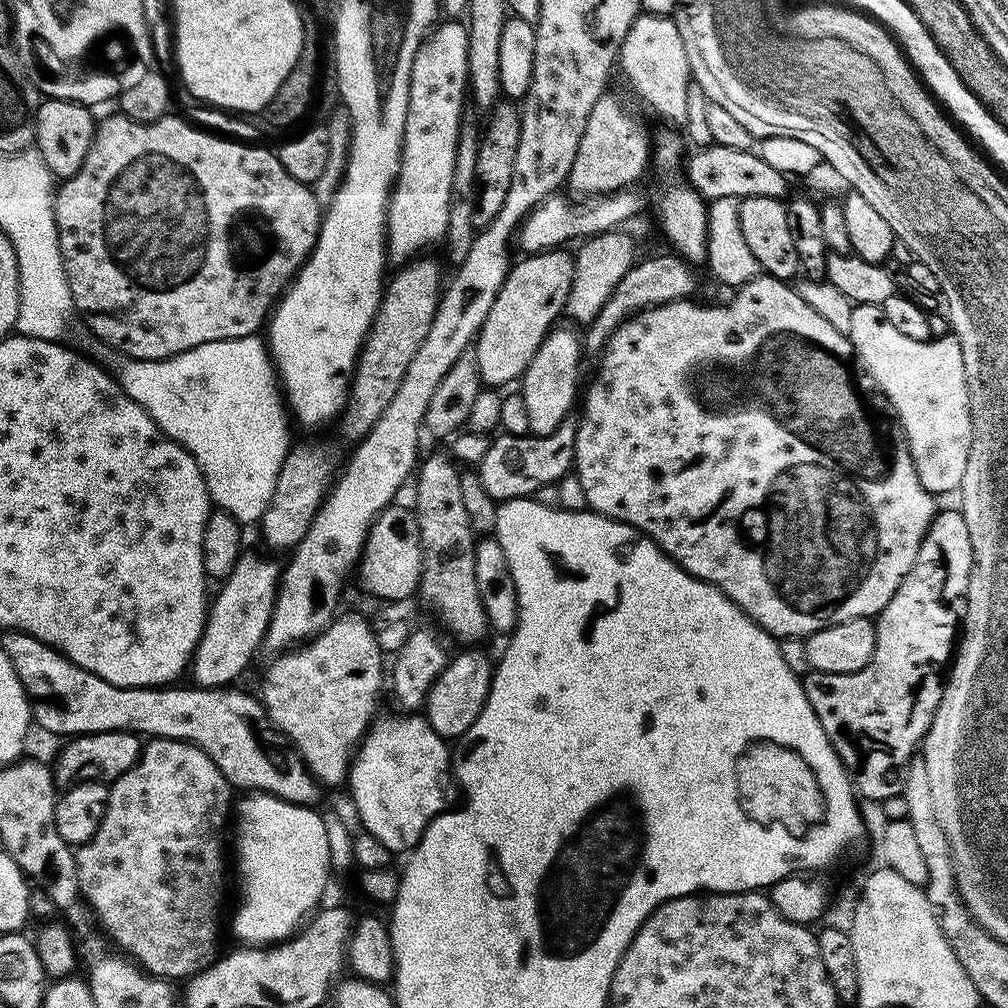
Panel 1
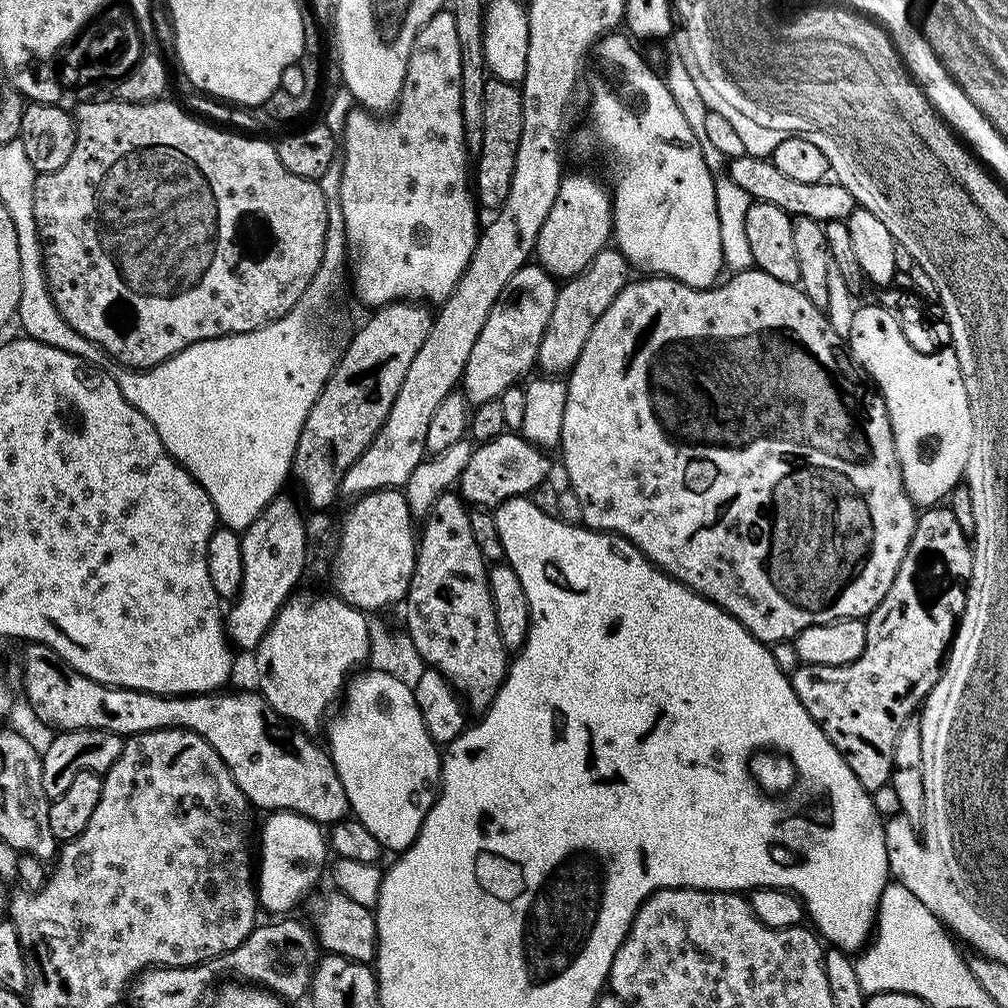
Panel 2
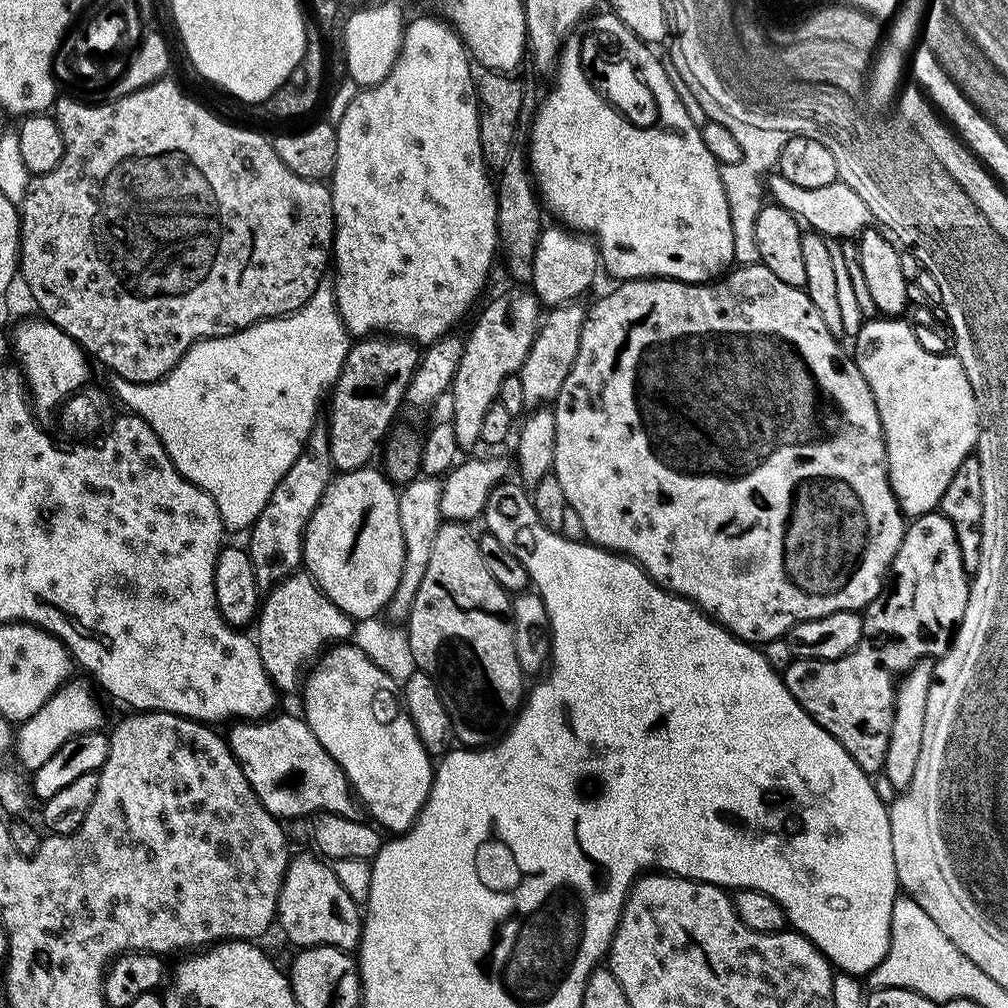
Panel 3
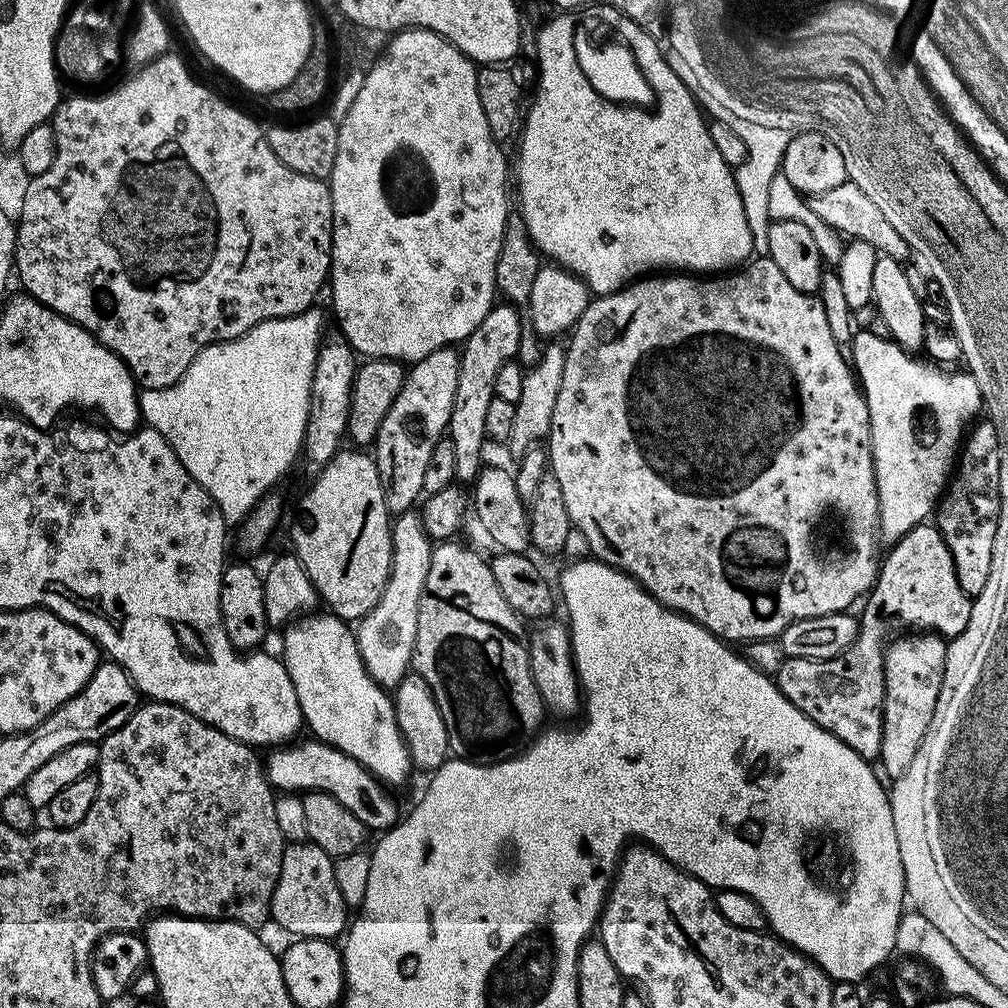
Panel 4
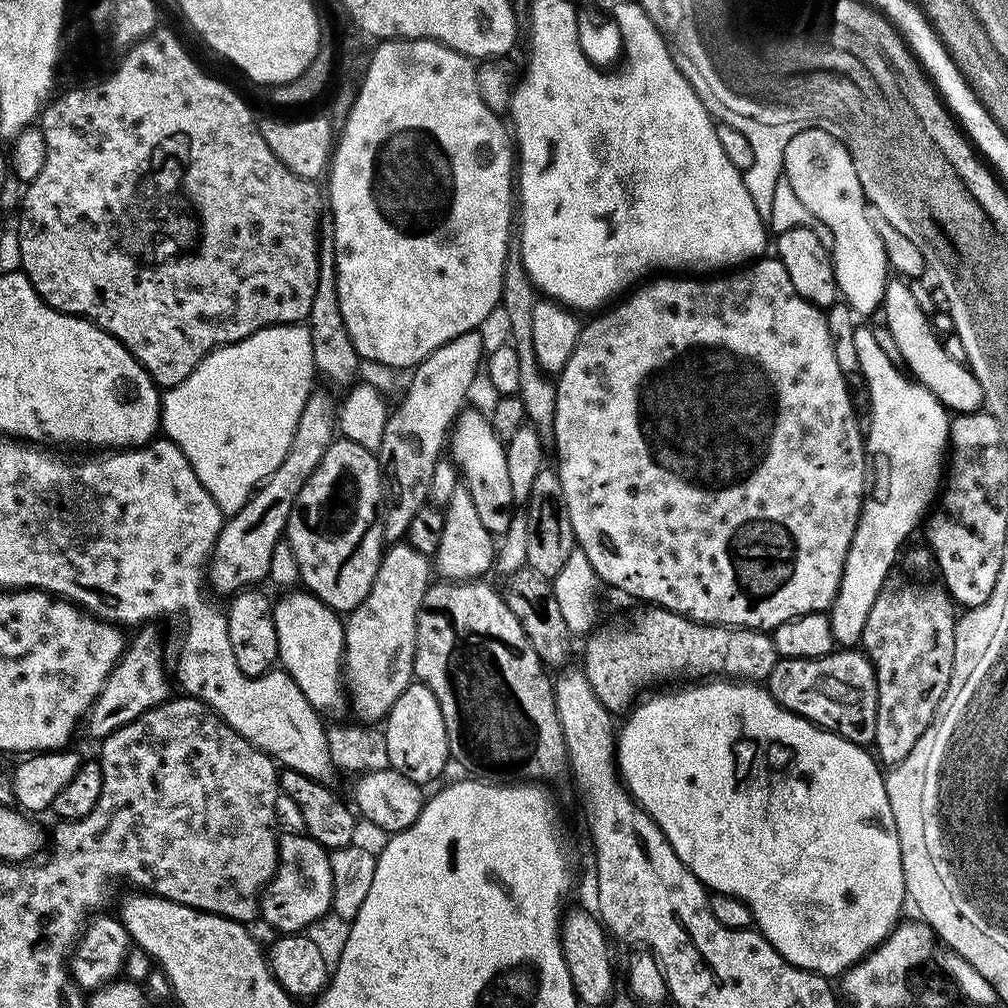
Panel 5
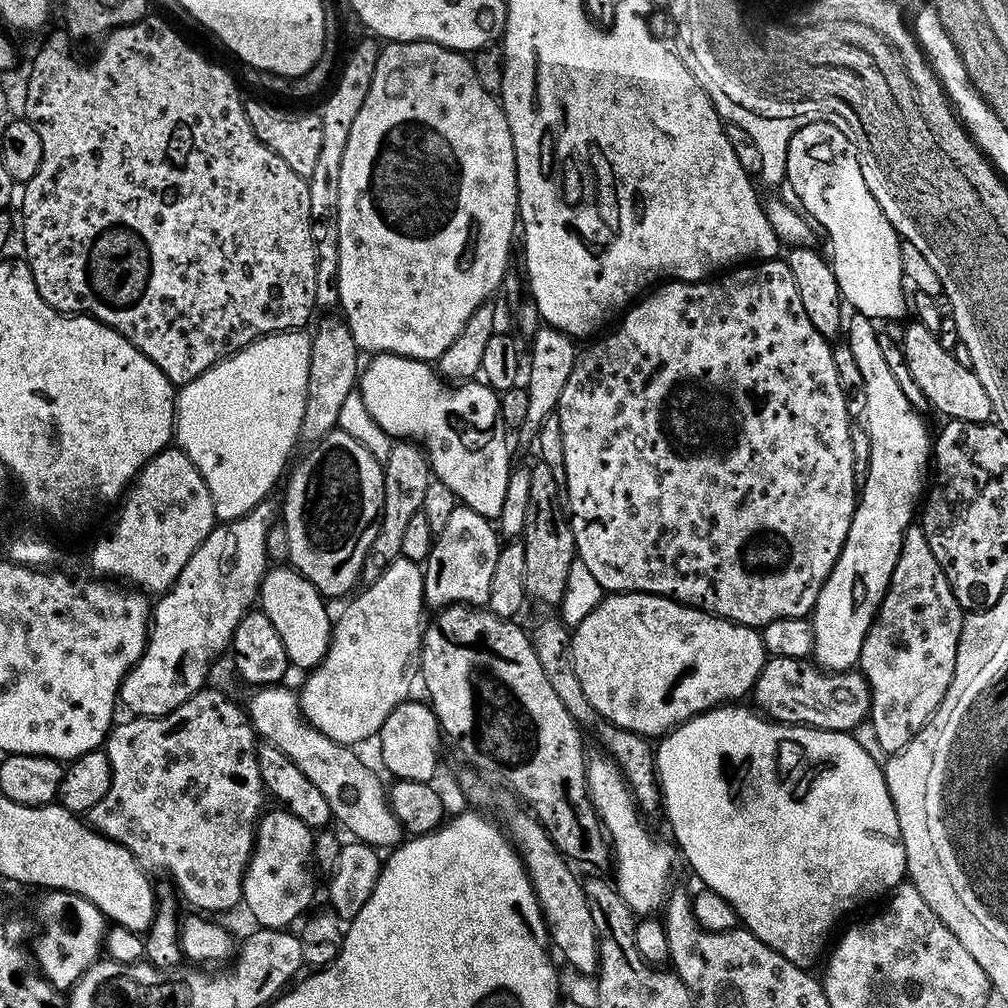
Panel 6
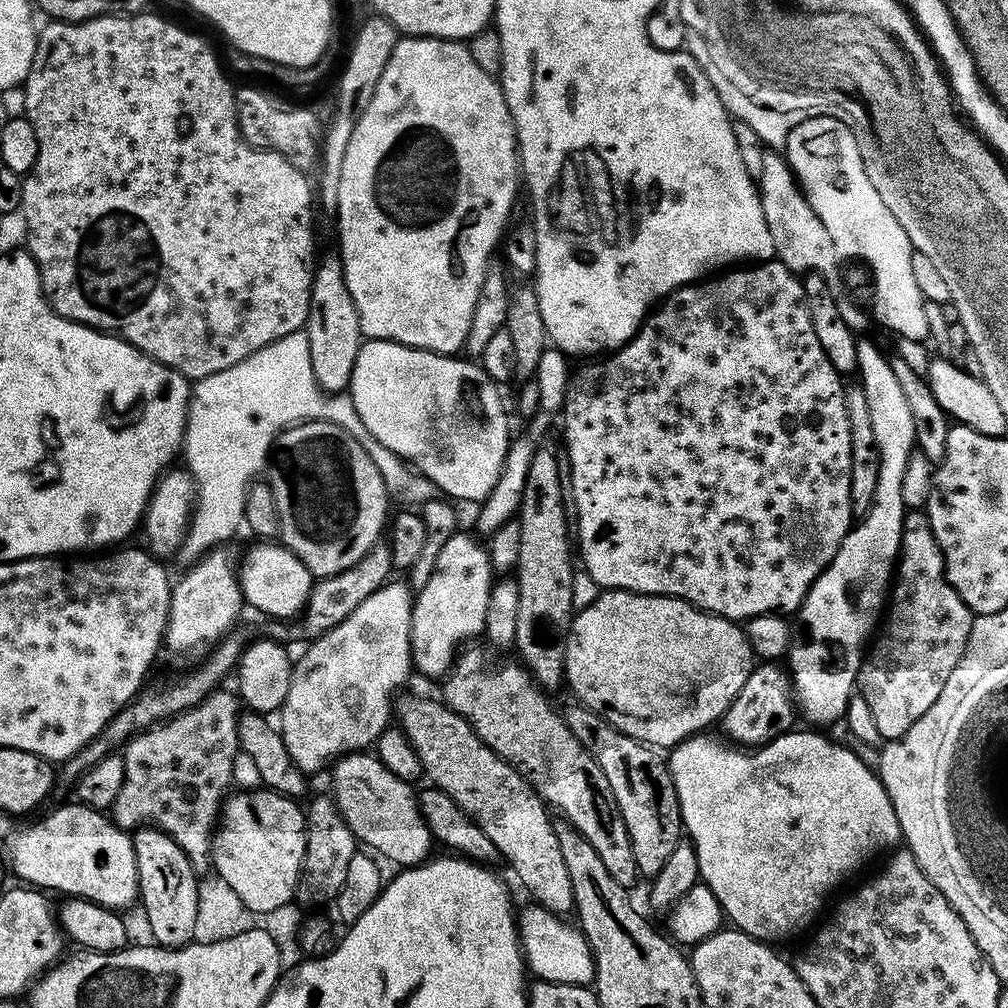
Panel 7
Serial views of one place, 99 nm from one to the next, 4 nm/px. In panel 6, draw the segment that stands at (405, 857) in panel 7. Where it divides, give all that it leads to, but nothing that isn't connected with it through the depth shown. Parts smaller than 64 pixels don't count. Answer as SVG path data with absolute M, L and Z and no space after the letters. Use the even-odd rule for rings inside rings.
M257 687L253 691L256 693L249 698L248 704L246 703L248 719L251 720L252 728L255 730L257 737L261 741L272 744L278 750L282 750L282 754L286 754L286 758L290 758L290 762L294 762L294 766L298 766L298 770L302 770L302 774L306 774L306 778L310 778L310 782L314 782L314 786L318 786L318 790L322 790L326 802L330 802L330 810L335 823L337 825L340 823L352 835L349 837L355 838L361 844L370 844L377 850L388 850L399 845L402 840L402 829L398 818L392 812L392 807L388 804L386 784L383 784L352 753L355 751L351 747L335 744L333 740L326 738L326 734L322 734L316 728L311 728L307 720L300 715L300 702L297 693L293 689L291 692L290 689L284 687Z

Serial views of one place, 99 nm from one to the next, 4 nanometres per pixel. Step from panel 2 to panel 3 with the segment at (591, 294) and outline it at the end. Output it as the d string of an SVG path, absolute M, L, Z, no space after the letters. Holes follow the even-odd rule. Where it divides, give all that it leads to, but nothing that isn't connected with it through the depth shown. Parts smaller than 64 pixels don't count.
M580 302L559 304L557 308L548 308L536 329L536 337L526 354L526 362L522 362L518 373L522 382L522 394L525 405L548 406L555 401L562 390L562 382L566 382L566 374L570 374L570 366L574 366L574 358L578 358L578 346L582 340L585 305Z

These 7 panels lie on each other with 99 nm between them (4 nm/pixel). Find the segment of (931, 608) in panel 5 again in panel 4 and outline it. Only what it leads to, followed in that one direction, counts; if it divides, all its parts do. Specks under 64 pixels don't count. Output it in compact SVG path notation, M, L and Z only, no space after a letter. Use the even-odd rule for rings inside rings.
M939 635L901 636L901 640L893 639L884 649L884 725L878 764L882 772L884 767L883 775L888 778L906 774L906 766L914 762L914 754L922 746L926 726L934 718L934 702L942 686L948 653L948 645Z

